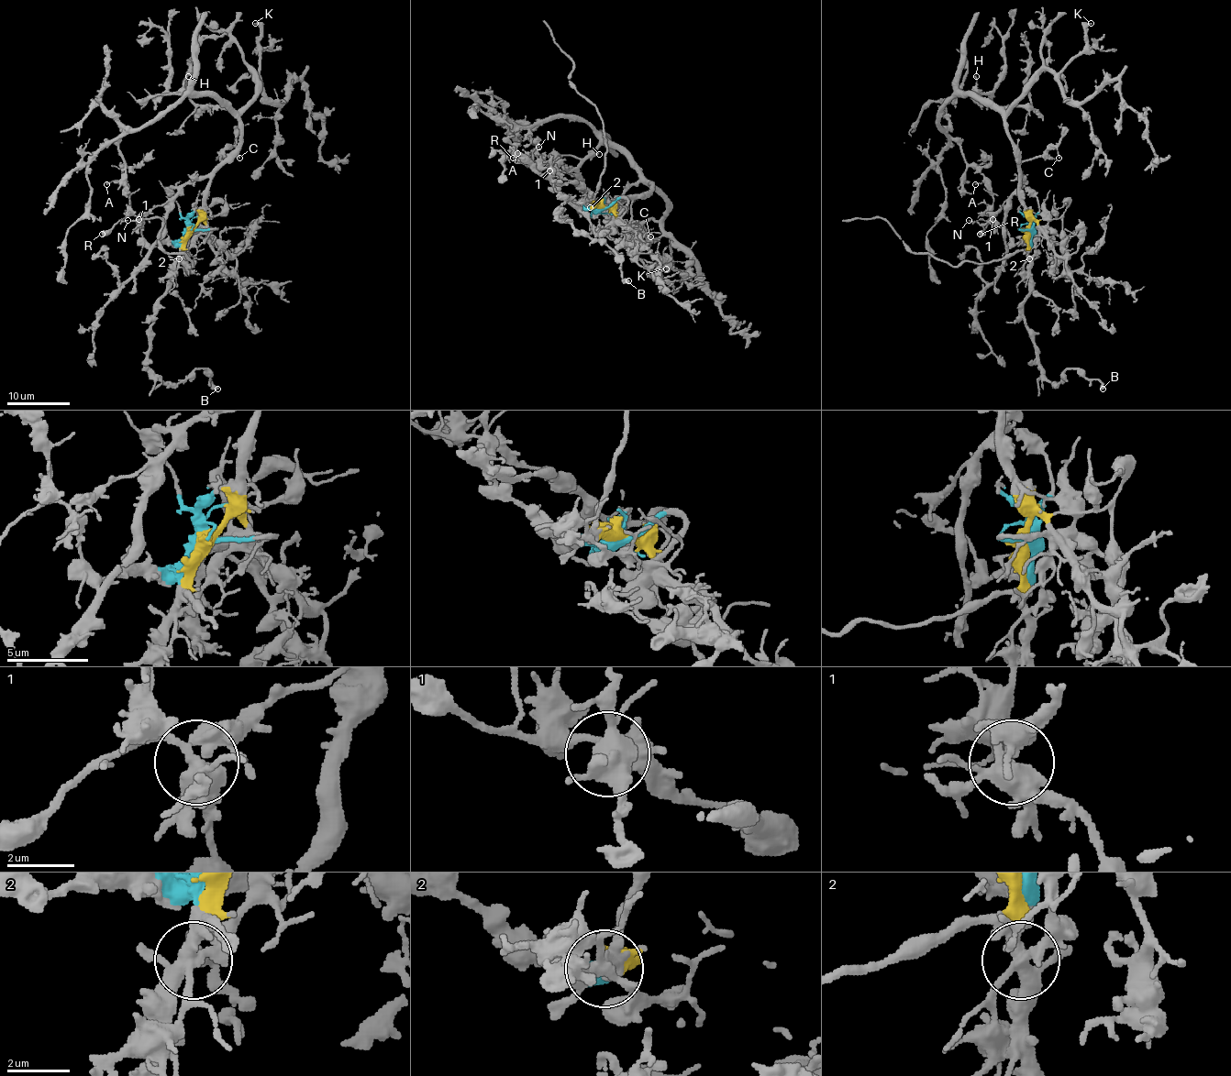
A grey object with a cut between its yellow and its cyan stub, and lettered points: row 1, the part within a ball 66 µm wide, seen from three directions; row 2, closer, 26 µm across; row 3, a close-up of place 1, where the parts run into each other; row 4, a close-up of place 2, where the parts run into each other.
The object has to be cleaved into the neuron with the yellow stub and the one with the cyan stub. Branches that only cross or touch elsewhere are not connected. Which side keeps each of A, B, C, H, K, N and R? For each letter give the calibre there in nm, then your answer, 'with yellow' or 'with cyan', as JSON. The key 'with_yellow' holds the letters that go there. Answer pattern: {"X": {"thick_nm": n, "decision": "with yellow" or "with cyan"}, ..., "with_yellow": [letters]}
{"A": {"thick_nm": 110, "decision": "with cyan"}, "B": {"thick_nm": 440, "decision": "with yellow"}, "C": {"thick_nm": 140, "decision": "with yellow"}, "H": {"thick_nm": 140, "decision": "with yellow"}, "K": {"thick_nm": 180, "decision": "with yellow"}, "N": {"thick_nm": 110, "decision": "with cyan"}, "R": {"thick_nm": 600, "decision": "with cyan"}, "with_yellow": ["B", "C", "H", "K"]}

